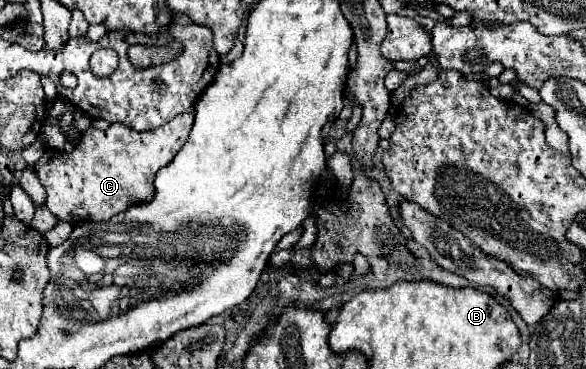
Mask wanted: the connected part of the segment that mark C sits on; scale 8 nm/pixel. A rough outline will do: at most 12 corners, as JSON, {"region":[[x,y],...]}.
{"region":[[194,114],[90,126],[34,166],[58,220],[150,202]]}

